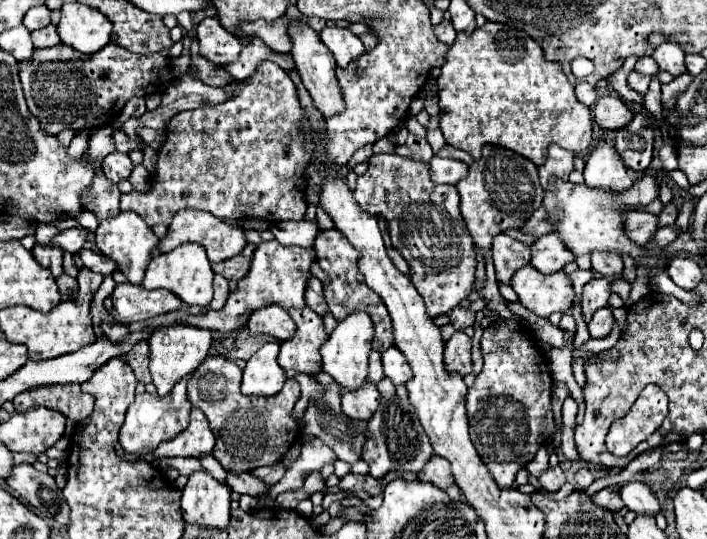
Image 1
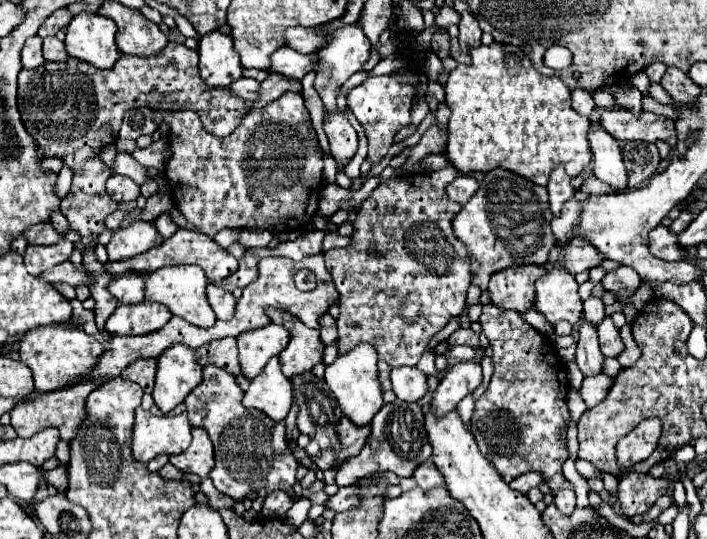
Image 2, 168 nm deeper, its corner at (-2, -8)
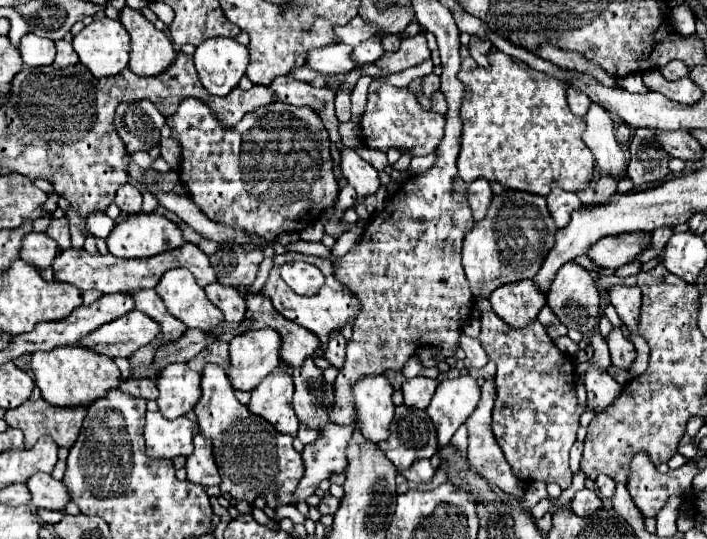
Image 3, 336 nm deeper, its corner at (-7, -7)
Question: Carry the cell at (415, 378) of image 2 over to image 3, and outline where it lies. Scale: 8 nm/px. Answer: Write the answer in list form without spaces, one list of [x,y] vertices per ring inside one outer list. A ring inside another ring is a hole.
[[[423,376],[409,378],[401,388],[403,396],[405,396],[405,406],[425,410],[435,394],[435,388],[437,388],[437,380],[423,378]]]

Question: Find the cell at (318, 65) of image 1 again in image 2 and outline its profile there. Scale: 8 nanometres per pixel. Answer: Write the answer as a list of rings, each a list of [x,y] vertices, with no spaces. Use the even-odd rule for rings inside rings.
[[[324,109],[324,131],[330,141],[330,151],[336,161],[346,163],[354,157],[358,149],[358,135],[356,129],[350,125],[346,111],[326,111]]]

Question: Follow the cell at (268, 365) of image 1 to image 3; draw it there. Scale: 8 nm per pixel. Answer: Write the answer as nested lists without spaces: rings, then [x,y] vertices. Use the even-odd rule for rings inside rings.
[[[279,366],[273,370],[253,392],[249,402],[249,412],[265,418],[275,426],[277,432],[297,436],[299,420],[295,418],[295,410],[291,410],[293,398],[293,380]]]

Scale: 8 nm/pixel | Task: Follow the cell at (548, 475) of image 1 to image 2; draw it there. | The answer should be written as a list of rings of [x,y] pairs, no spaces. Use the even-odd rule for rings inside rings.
[[[560,489],[556,491],[554,495],[554,505],[558,507],[558,511],[562,515],[570,515],[576,507],[576,497],[574,497],[574,491],[572,489]]]

